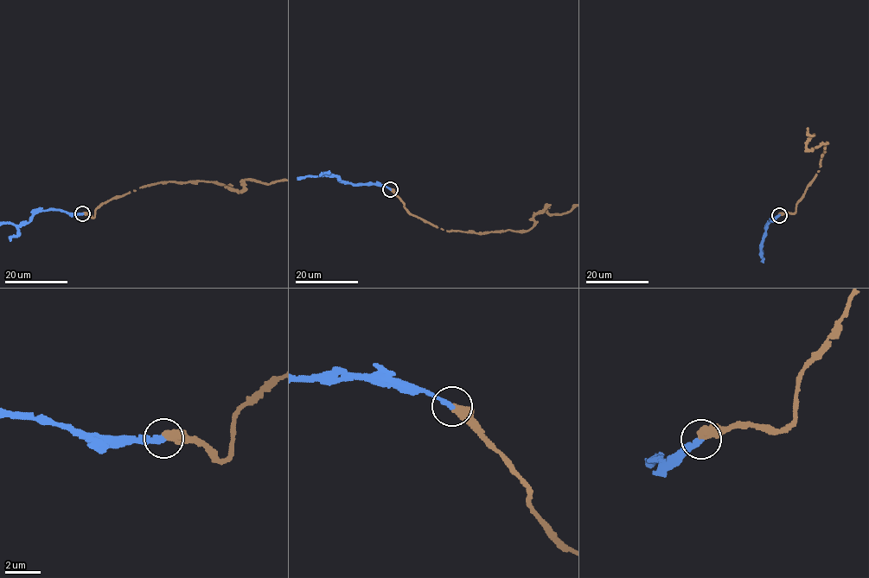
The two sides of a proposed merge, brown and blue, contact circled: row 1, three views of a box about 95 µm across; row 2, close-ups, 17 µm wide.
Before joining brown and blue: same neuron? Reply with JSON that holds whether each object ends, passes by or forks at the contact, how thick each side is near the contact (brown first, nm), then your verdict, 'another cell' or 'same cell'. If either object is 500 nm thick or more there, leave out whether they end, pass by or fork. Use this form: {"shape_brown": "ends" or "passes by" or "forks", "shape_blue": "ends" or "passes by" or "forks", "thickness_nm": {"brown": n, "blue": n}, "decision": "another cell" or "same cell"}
{"shape_brown": "ends", "shape_blue": "ends", "thickness_nm": {"brown": 460, "blue": 320}, "decision": "same cell"}

